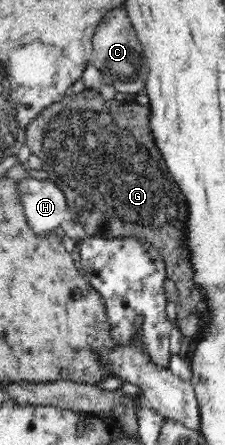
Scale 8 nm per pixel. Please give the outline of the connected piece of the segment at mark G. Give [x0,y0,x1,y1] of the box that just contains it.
[26,90,205,337]

